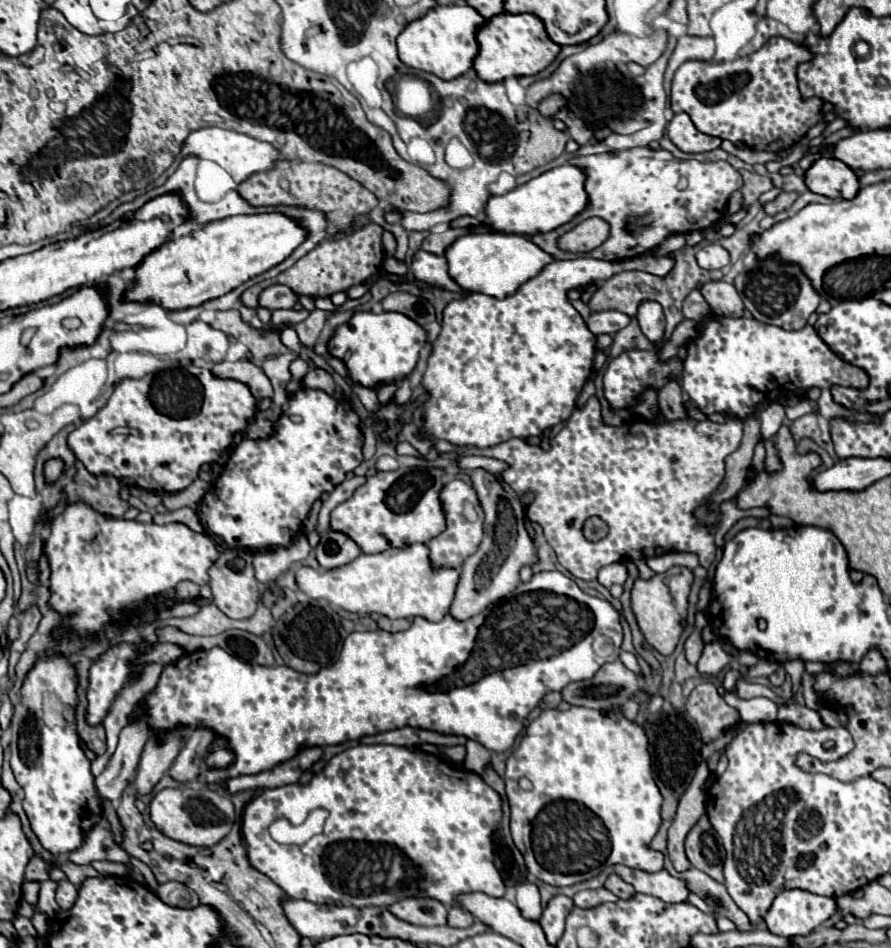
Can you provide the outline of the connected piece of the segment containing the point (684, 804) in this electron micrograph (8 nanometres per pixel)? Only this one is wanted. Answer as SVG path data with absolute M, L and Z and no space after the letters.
M703 761L697 767L687 791L681 795L675 819L669 827L667 851L669 851L669 859L673 861L673 867L677 871L685 871L685 869L691 867L691 863L685 857L685 851L683 851L683 841L685 841L685 835L689 833L689 829L697 823L697 819L705 811L705 795L701 793L701 785L707 779L709 779L709 767L707 767L707 761Z

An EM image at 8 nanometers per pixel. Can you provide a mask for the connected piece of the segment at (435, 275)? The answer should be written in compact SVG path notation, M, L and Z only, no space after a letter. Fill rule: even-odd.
M419 249L413 255L409 269L419 281L425 281L429 285L437 285L437 287L443 287L449 291L461 291L457 287L457 283L447 275L447 259L445 257L439 257L429 251Z

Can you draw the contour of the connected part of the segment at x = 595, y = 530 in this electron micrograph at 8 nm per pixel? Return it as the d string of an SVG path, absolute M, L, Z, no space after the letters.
M587 519L585 521L585 527L583 527L583 535L589 539L589 541L595 541L595 539L601 539L607 535L605 531L605 523L601 519Z

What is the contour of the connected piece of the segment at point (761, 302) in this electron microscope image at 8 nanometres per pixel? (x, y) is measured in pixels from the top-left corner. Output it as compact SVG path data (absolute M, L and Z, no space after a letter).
M779 257L761 259L755 265L743 269L735 277L735 287L745 303L745 307L751 311L751 315L769 325L777 325L787 331L795 331L807 325L807 317L817 309L819 295L813 291L813 283L809 283L809 277L797 267L795 263L785 263Z

